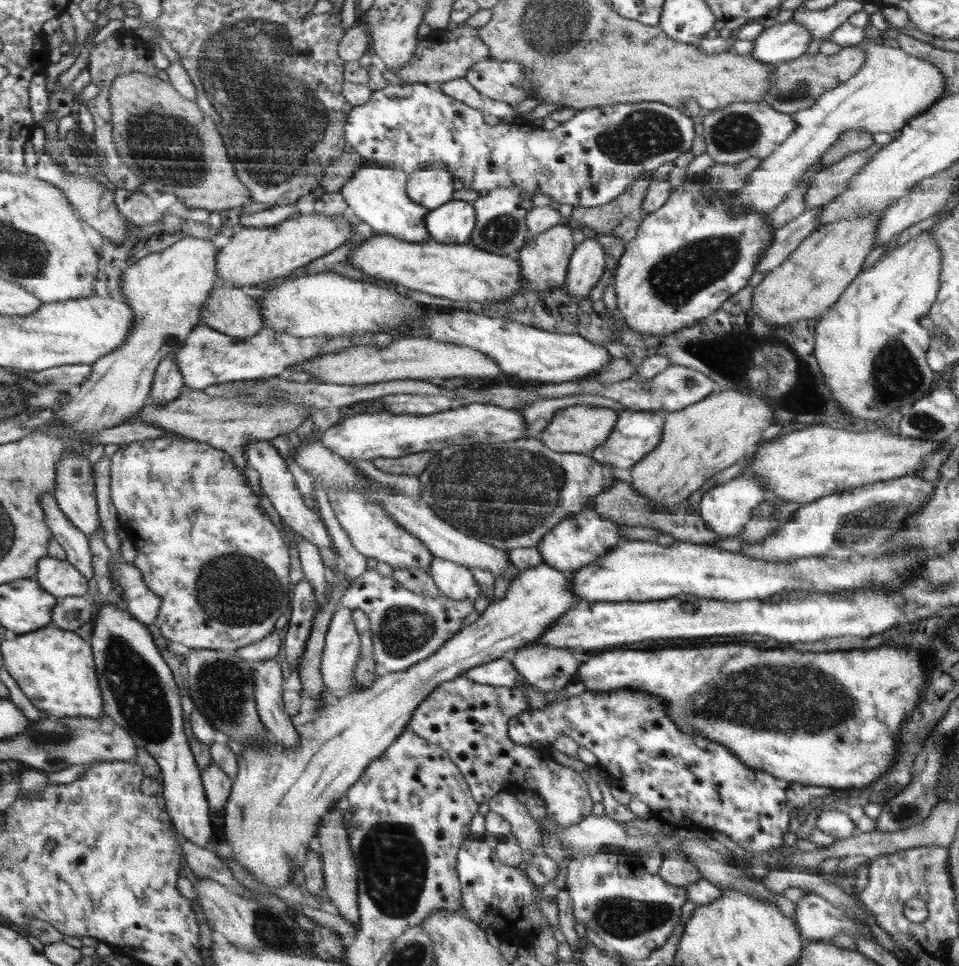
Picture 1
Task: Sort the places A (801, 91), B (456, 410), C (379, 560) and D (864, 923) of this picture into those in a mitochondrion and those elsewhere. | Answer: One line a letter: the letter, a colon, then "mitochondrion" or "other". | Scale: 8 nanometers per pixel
A: mitochondrion
B: other
C: other
D: other

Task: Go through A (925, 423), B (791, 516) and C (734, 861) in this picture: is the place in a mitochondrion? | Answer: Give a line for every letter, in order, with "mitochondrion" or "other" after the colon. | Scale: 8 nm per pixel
A: mitochondrion
B: other
C: other

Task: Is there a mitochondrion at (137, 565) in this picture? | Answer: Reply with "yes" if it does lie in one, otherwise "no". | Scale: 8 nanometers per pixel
no

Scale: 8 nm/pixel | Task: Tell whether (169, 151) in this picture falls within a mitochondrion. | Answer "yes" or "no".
yes

